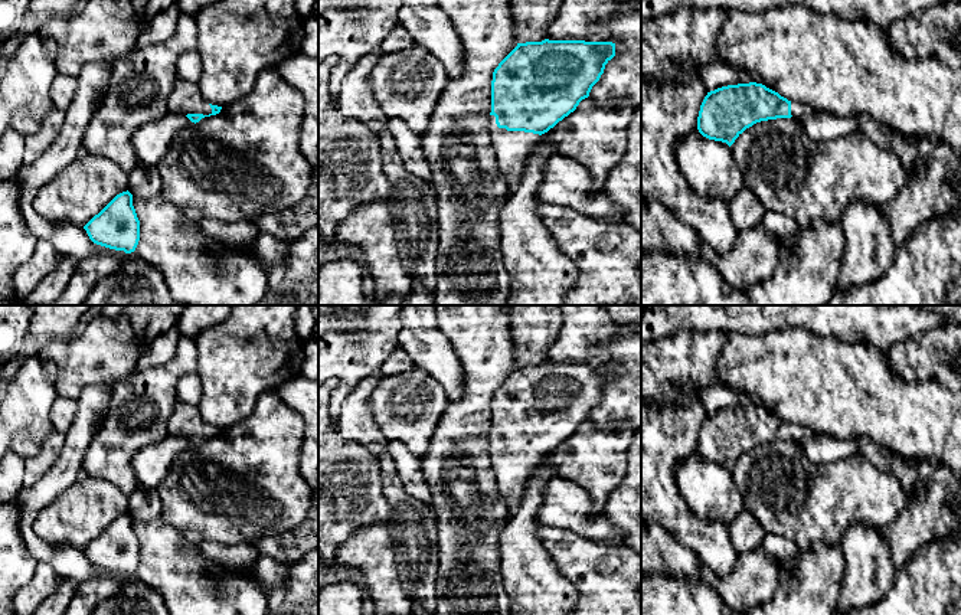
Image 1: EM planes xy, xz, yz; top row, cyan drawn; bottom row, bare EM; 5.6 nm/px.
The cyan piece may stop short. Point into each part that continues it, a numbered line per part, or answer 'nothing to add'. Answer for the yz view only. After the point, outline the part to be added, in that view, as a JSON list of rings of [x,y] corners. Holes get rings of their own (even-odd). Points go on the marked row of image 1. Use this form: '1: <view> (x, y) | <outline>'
1: yz (800, 111) | [[[791,102],[791,115],[797,121],[803,122],[807,117],[813,115],[815,109],[807,104],[803,102]]]

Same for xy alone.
1: xy (185, 98) | [[[177,78],[176,84],[169,95],[169,111],[179,112],[182,115],[187,114],[212,114],[209,102],[202,96],[197,84],[187,82]]]

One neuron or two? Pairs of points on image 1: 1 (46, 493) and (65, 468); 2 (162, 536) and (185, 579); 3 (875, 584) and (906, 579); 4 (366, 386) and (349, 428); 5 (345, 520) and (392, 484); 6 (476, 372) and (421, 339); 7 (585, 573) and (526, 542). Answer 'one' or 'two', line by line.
1: one
2: one
3: two
4: one
5: two
6: two
7: two

